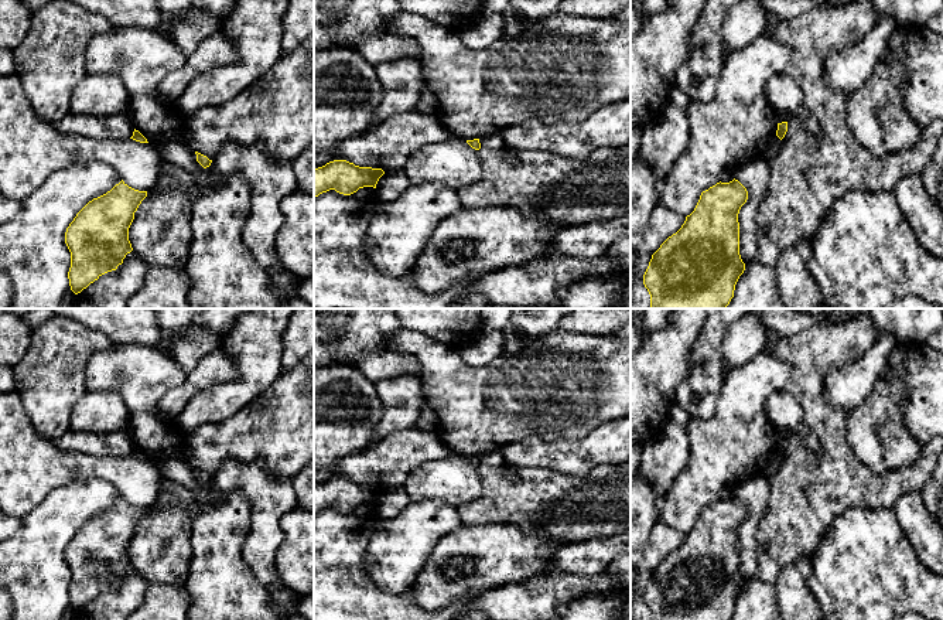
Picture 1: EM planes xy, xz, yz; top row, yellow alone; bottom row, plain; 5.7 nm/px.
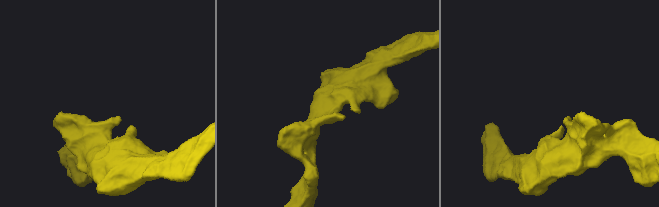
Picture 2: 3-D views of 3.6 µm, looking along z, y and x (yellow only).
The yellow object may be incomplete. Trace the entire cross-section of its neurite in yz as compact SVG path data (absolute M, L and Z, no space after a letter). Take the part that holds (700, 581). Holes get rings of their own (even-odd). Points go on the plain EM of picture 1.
M738 498L717 500L703 508L694 528L681 545L669 553L652 572L643 592L650 620L730 620L735 602L745 587L739 572L738 531L748 517Z

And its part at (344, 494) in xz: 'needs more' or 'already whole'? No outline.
already whole

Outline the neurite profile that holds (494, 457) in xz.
M491 450L479 456L481 466L500 467L505 464L505 460L499 450Z

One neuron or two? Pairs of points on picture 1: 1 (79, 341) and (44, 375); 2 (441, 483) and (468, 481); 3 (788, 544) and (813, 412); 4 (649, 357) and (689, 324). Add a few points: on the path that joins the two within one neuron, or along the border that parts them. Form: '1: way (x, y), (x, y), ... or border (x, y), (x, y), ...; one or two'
1: way (71, 348), (53, 367); one
2: way (448, 481), (461, 481); one
3: way (803, 511), (829, 479), (829, 445); one
4: way (659, 354), (679, 334); one

